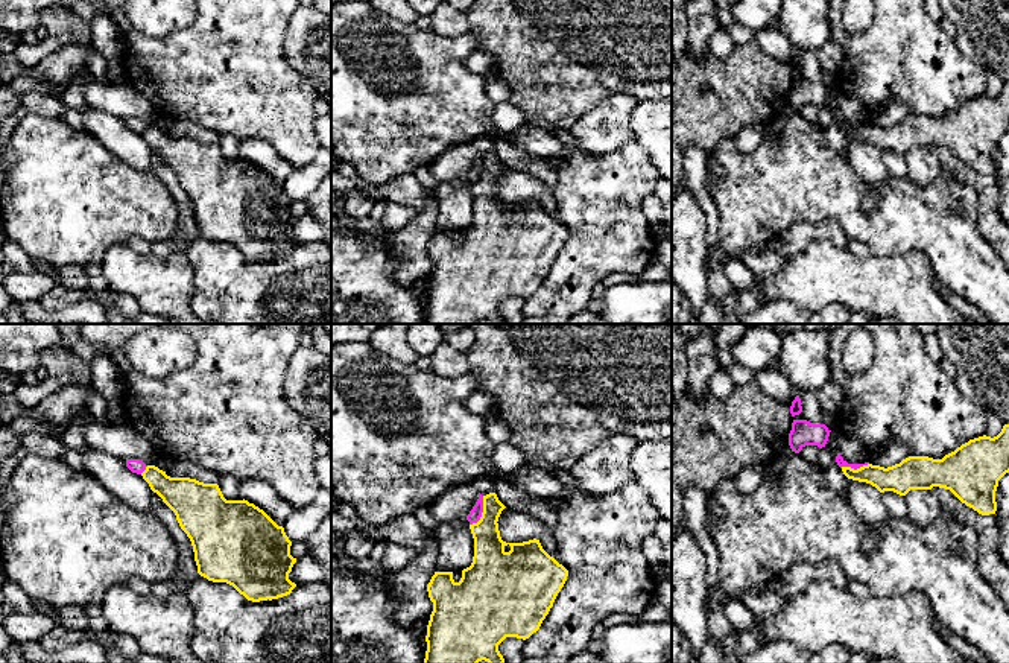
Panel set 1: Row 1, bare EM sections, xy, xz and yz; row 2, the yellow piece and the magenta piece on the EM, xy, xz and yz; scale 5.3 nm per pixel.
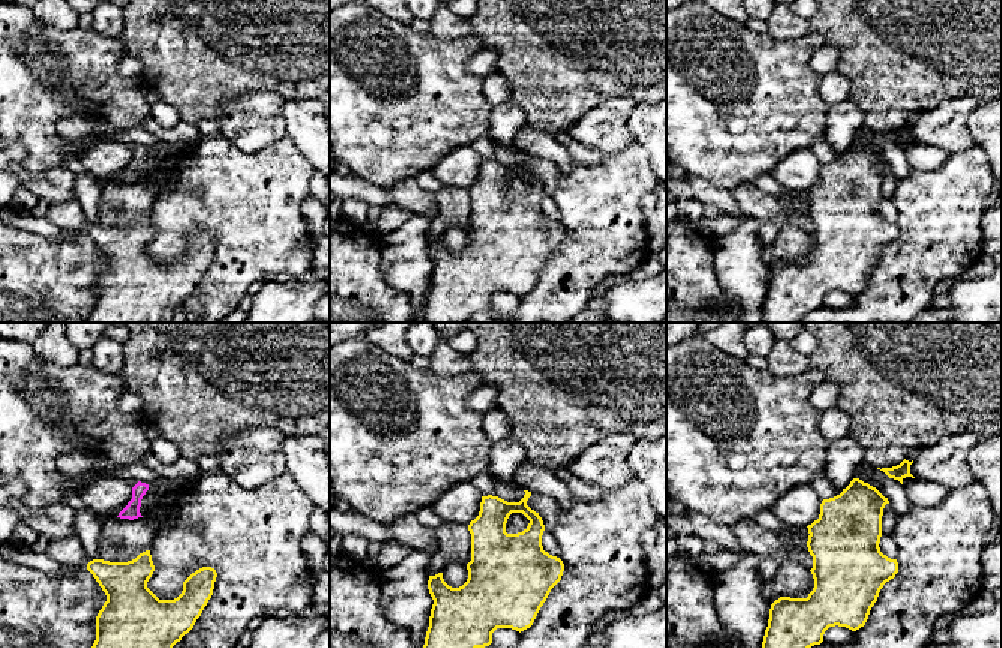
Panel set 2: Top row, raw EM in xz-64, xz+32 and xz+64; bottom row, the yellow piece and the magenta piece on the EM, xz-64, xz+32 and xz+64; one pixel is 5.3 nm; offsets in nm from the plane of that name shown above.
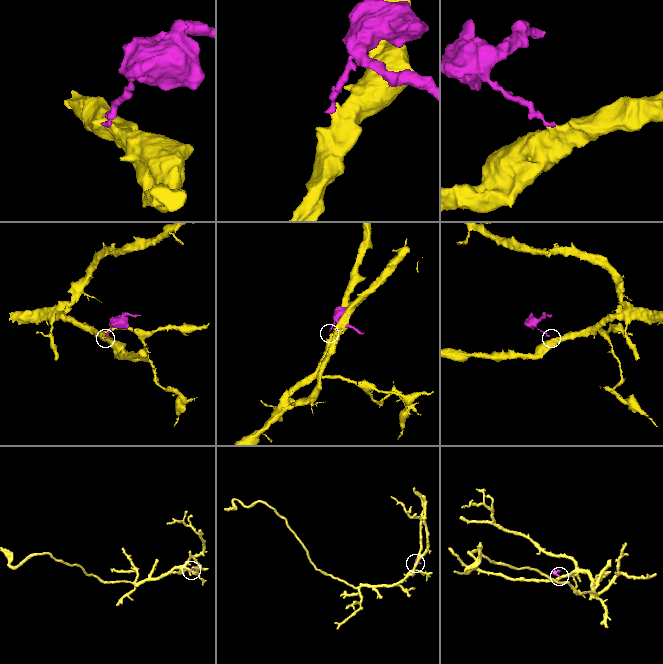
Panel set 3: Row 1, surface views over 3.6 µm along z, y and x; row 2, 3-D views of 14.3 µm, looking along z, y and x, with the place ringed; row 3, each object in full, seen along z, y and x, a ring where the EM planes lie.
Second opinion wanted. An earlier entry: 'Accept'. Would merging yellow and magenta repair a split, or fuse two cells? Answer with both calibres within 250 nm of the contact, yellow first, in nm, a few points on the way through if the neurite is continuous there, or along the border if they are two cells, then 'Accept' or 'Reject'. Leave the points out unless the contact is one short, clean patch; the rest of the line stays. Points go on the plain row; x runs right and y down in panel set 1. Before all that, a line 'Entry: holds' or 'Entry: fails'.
Entry: fails
Thickness 180 nm (yellow) against 70 nm. Boundary: xz (483, 155), (482, 175), (470, 184). Reject

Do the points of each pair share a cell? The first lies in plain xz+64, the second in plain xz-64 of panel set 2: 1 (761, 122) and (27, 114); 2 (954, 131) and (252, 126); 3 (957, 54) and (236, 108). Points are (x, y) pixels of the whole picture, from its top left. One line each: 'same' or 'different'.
1: same
2: same
3: different

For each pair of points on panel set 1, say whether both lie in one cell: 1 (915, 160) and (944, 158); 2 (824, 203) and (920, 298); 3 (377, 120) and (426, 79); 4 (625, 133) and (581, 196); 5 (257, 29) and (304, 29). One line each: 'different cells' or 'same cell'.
1: different cells
2: different cells
3: same cell
4: different cells
5: different cells

